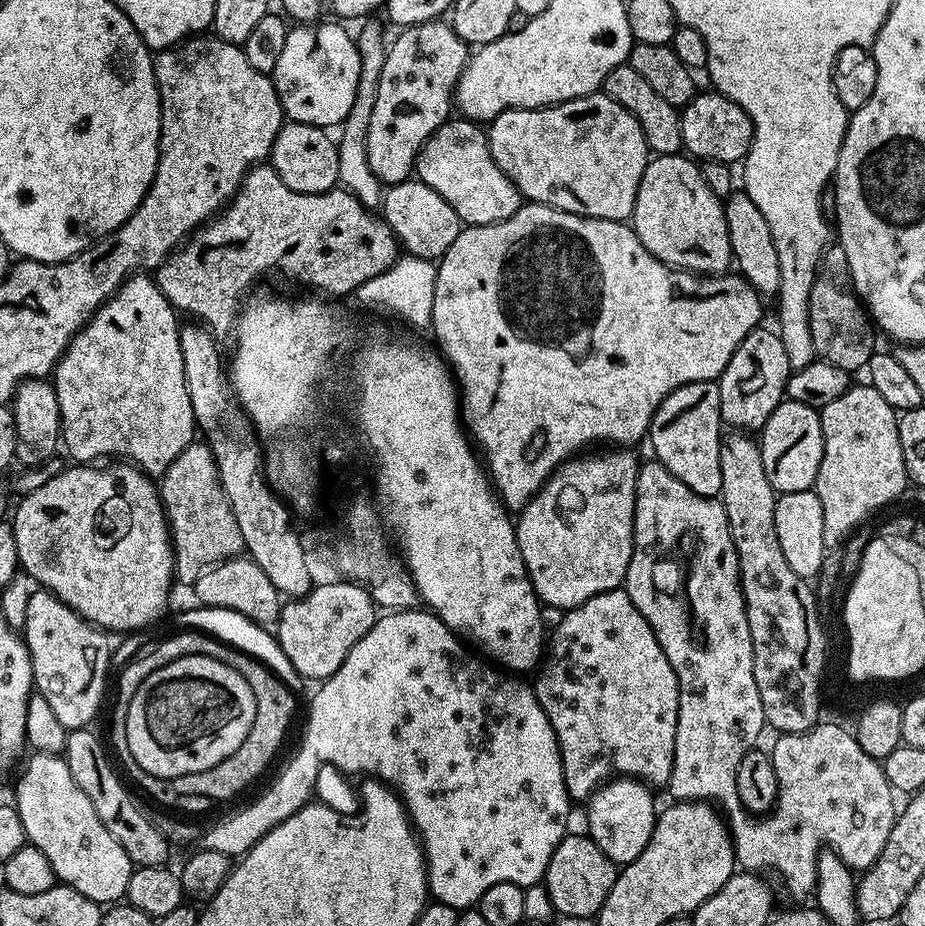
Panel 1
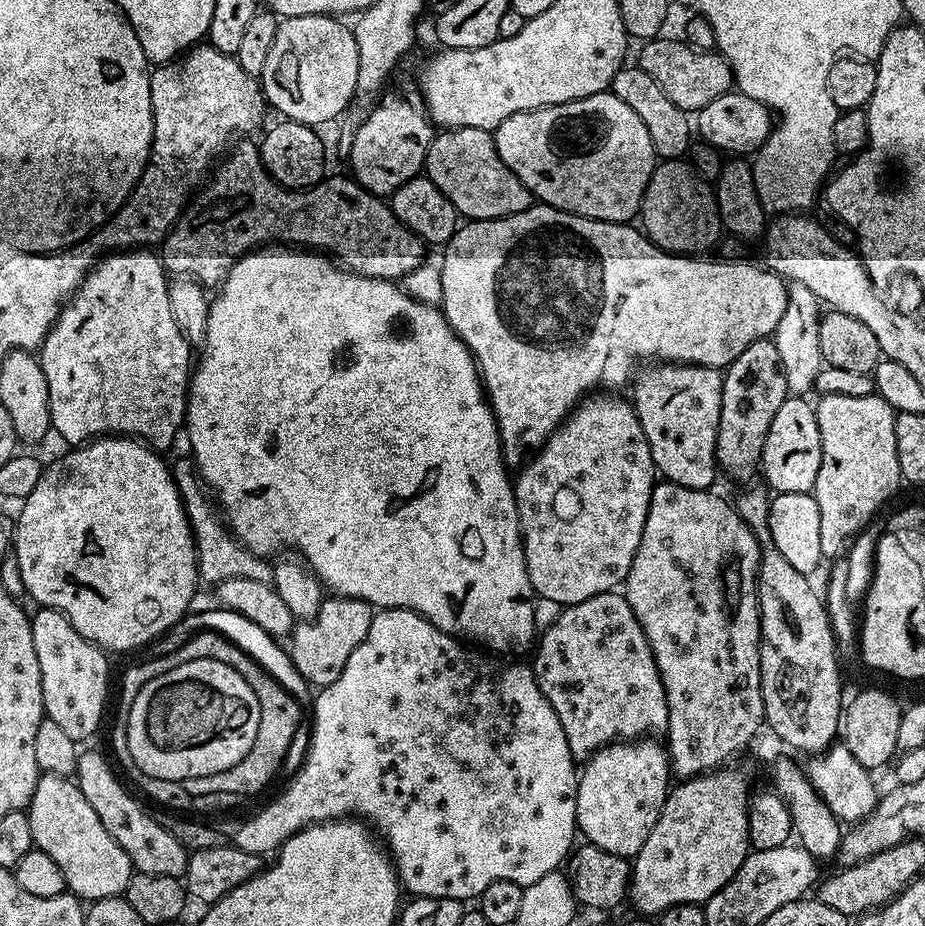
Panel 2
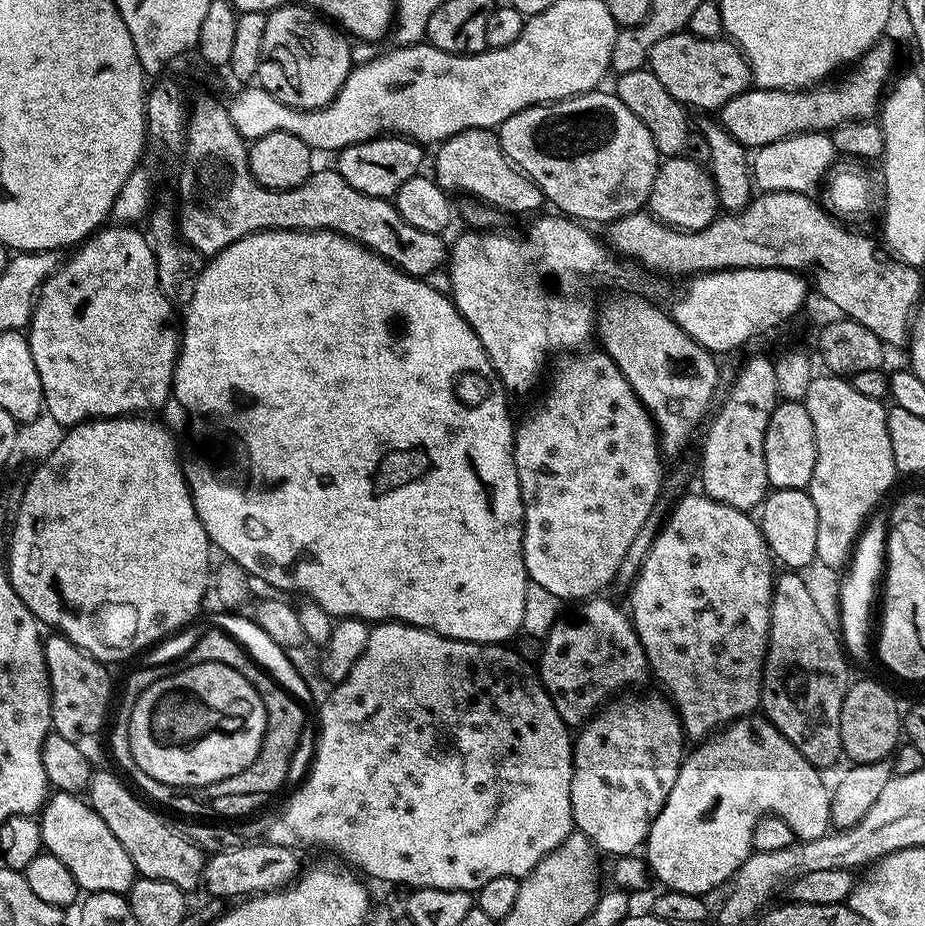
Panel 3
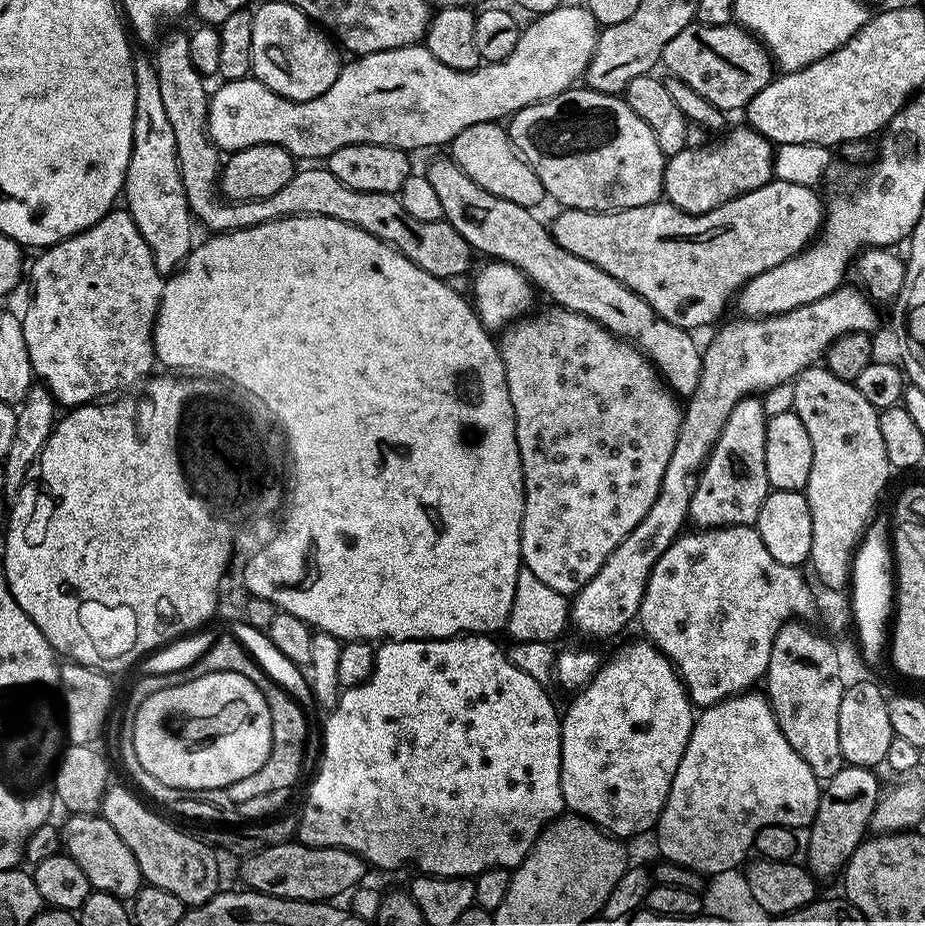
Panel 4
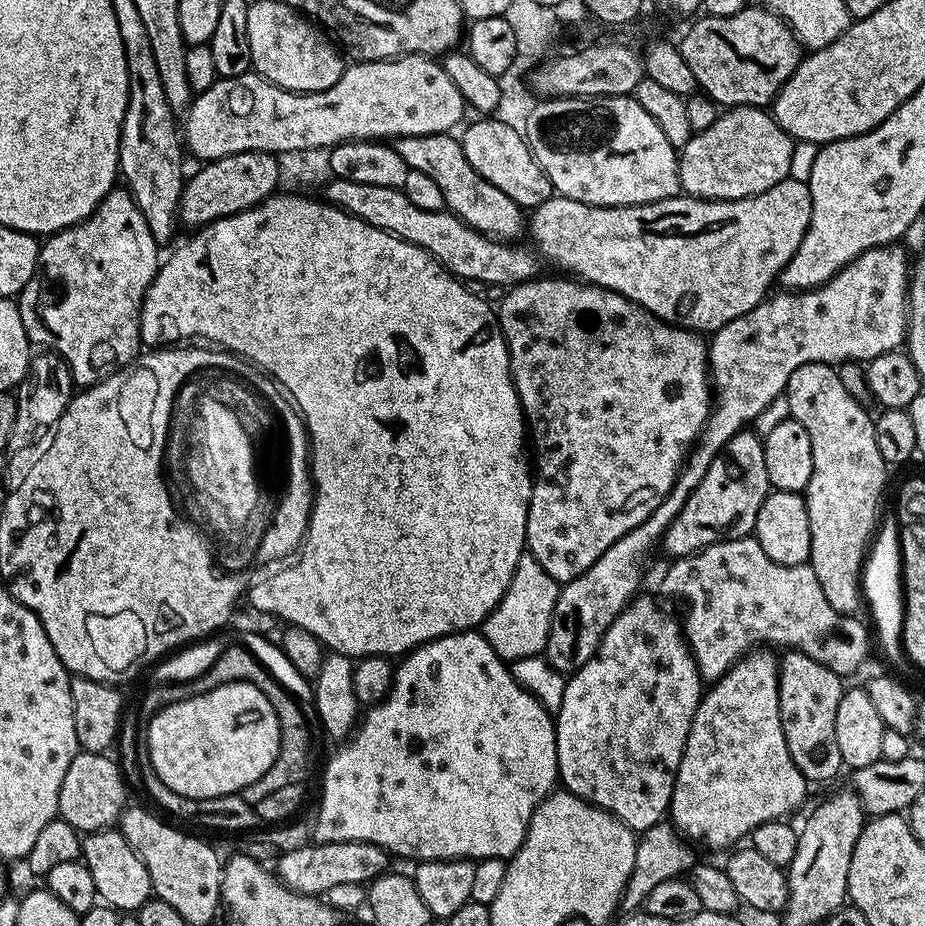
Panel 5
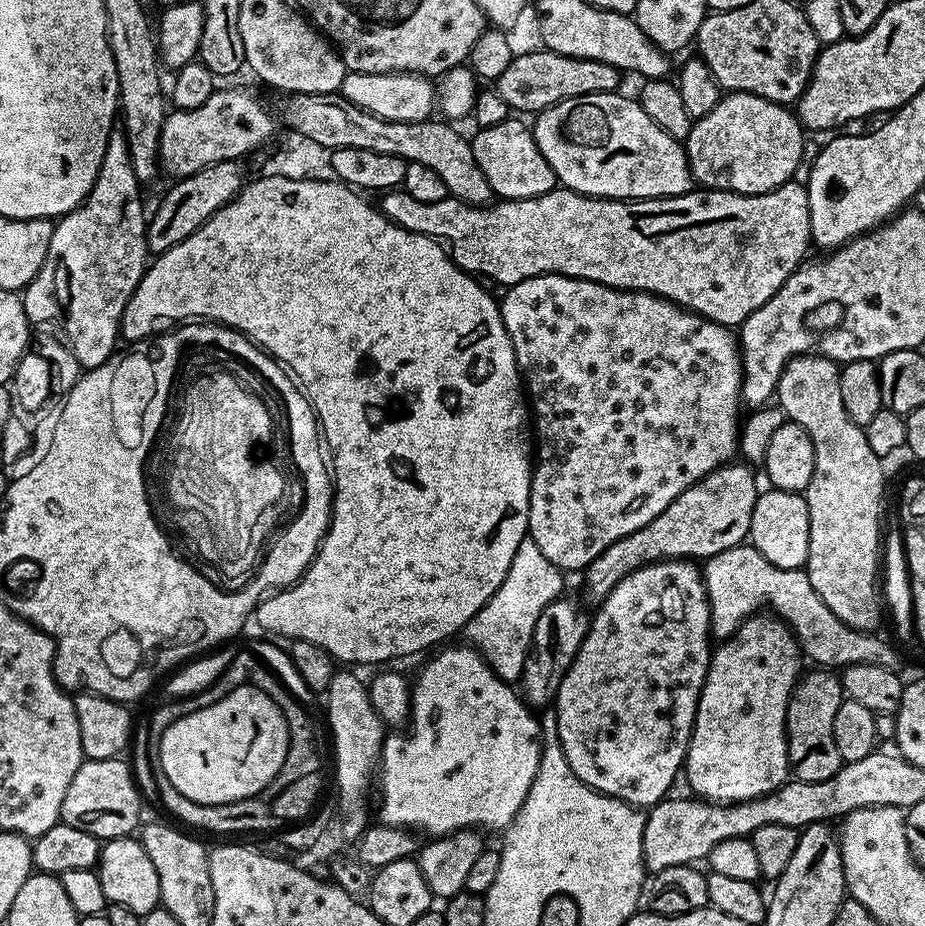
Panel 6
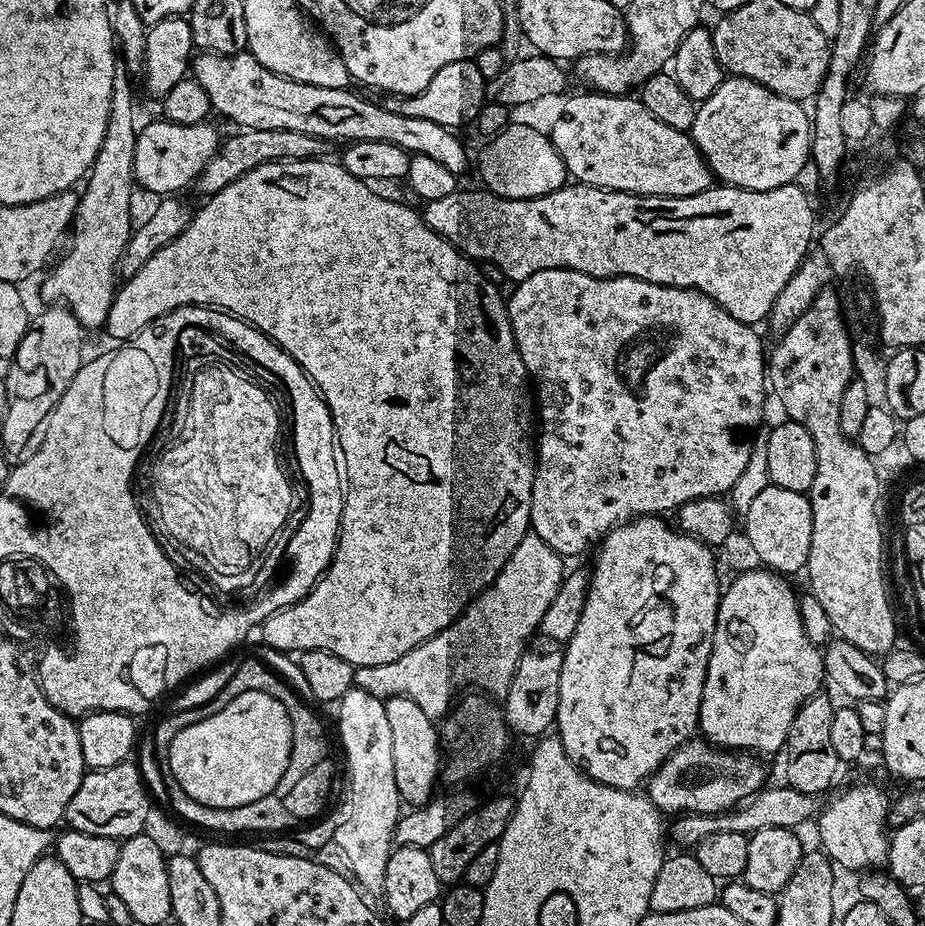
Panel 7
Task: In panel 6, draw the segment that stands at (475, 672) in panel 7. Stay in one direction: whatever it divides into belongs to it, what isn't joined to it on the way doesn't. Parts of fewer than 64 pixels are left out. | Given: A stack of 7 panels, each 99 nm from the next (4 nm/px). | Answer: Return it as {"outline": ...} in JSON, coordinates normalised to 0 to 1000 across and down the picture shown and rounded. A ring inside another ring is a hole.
{"outline":[[[569,581],[560,590],[560,598],[556,598],[556,607],[538,637],[517,659],[512,667],[508,667],[504,679],[505,694],[522,708],[523,714],[543,731],[544,734],[558,737],[565,731],[566,713],[571,701],[575,699],[577,676],[582,672],[582,663],[590,659],[606,643],[610,635],[611,619],[595,603],[586,599],[586,594],[577,590],[574,581]]]}

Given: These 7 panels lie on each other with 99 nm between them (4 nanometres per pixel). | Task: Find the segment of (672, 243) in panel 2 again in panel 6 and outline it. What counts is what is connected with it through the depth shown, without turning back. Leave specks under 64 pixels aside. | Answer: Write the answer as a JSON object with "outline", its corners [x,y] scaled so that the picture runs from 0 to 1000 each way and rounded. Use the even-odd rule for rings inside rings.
{"outline":[[[787,99],[779,103],[779,106],[774,114],[761,126],[754,129],[748,135],[746,145],[742,152],[742,163],[744,165],[744,181],[748,186],[749,195],[758,204],[773,205],[776,207],[797,207],[803,212],[818,212],[819,210],[828,210],[835,207],[839,203],[845,202],[848,199],[853,198],[859,191],[863,179],[869,173],[869,157],[871,154],[871,139],[865,132],[864,125],[855,116],[846,112],[838,112],[828,106],[819,106],[819,102],[811,102],[810,99]]]}

